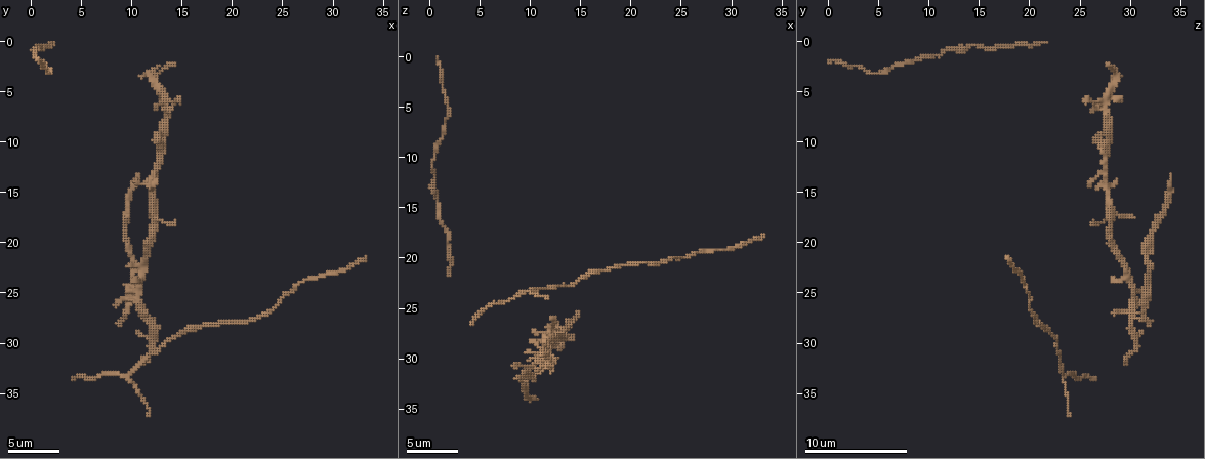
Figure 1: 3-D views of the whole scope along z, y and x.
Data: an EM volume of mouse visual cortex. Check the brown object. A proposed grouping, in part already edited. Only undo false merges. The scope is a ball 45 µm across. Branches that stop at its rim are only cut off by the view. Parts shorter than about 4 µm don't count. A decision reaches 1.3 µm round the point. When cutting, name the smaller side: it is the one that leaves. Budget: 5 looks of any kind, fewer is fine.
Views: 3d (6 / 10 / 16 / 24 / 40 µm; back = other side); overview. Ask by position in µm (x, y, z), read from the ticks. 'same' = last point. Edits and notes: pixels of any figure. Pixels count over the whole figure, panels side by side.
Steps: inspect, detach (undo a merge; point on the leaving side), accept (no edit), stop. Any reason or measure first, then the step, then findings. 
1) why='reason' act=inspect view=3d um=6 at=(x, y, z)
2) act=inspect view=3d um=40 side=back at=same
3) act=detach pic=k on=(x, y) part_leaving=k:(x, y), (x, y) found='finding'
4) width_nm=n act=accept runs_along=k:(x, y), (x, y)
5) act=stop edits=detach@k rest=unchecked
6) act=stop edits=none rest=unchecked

why='a narrow waist' act=inspect view=3d um=10 at=(11.0, 31.8, 23.2)

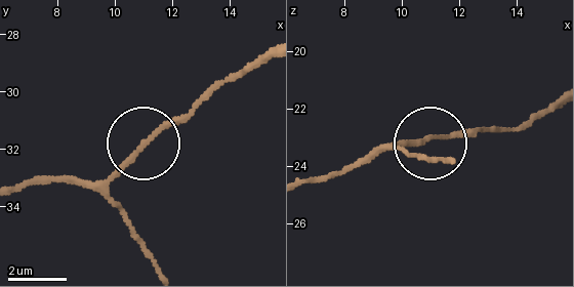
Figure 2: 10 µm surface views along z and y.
act=accept found='continuous, no second neuron'

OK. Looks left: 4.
why='calibre changes' act=inspect view=3d um=10 at=(14.8, 29.2, 22.2)

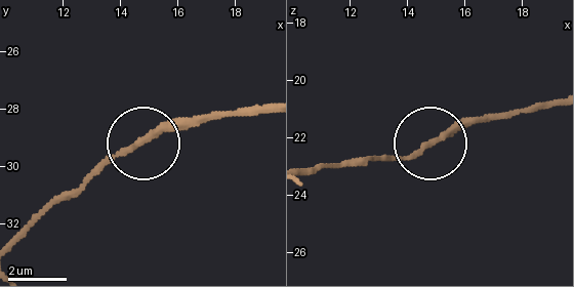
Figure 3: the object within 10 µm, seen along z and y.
width_nm=200 act=accept found='one neuron here'

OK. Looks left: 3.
why='thin neck' act=inspect view=3d um=16 at=(21.0, 27.8, 20.4)

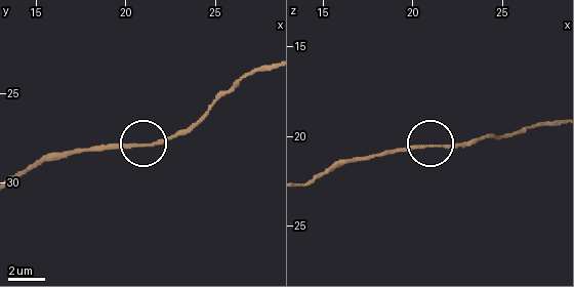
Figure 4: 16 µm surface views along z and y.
act=accept found='one neuron here'

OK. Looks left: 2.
act=stop edits=none rest=unchecked

